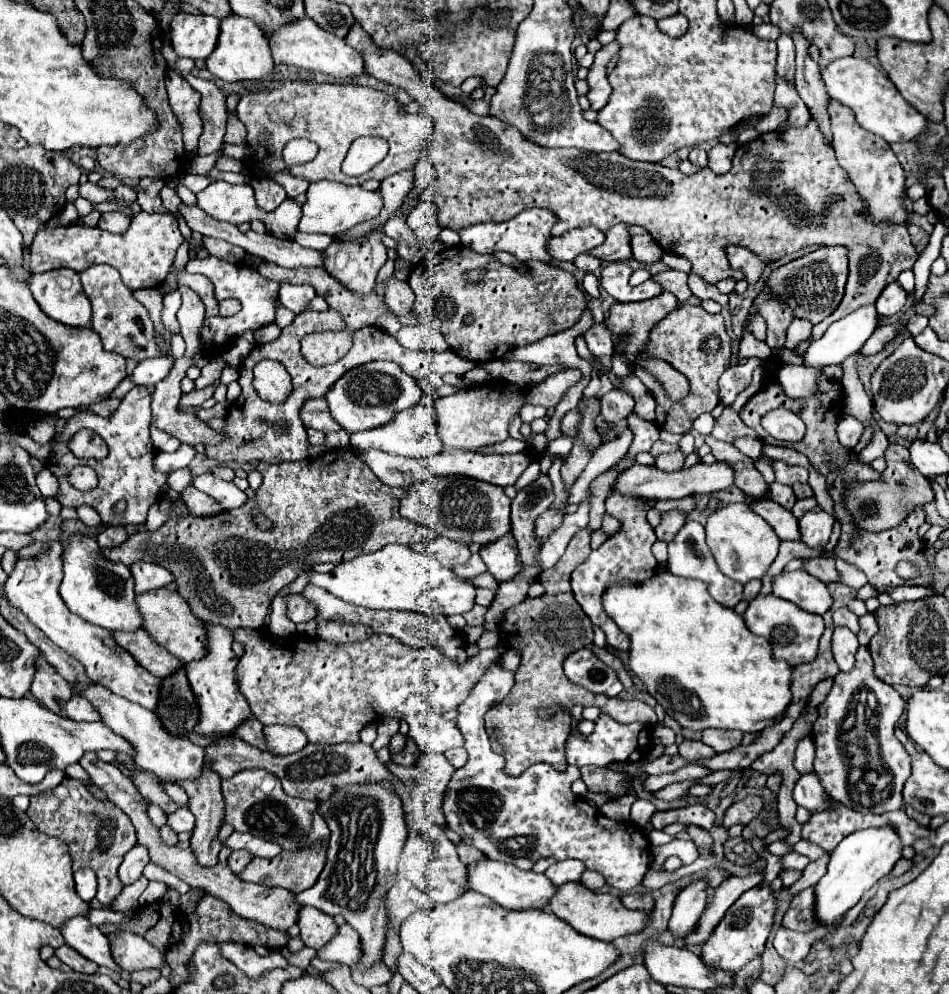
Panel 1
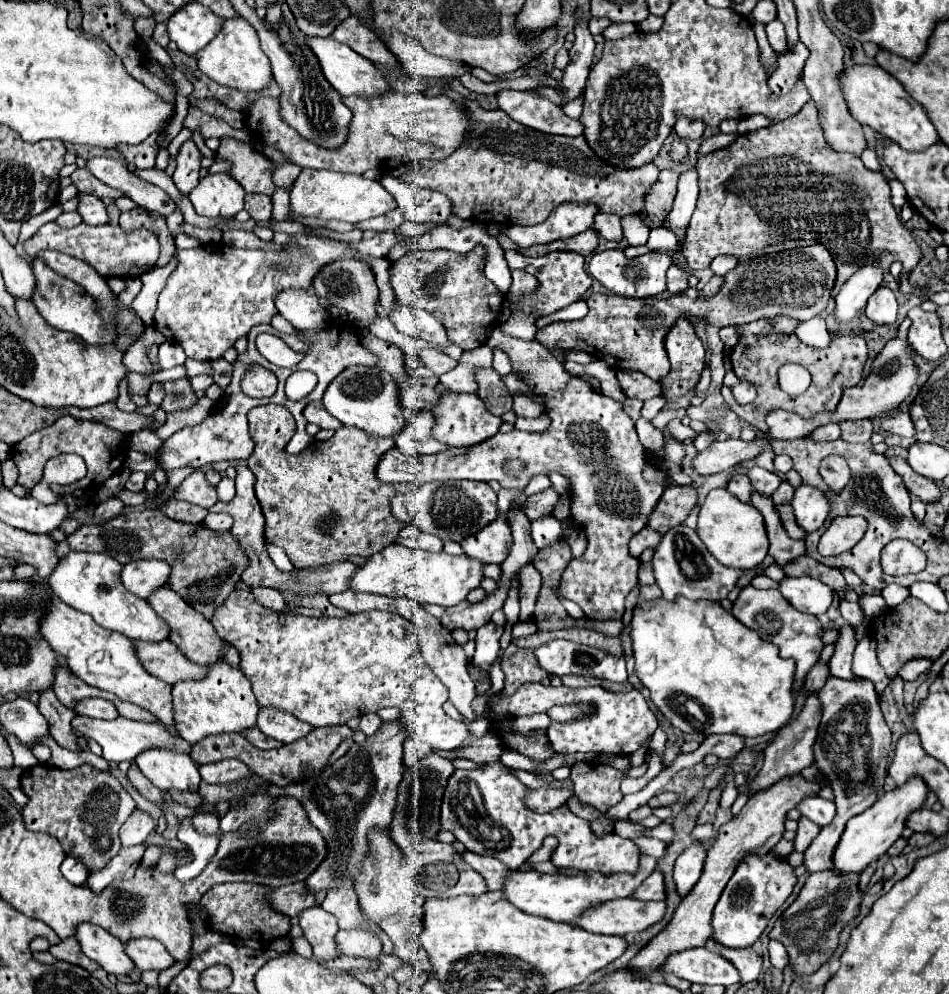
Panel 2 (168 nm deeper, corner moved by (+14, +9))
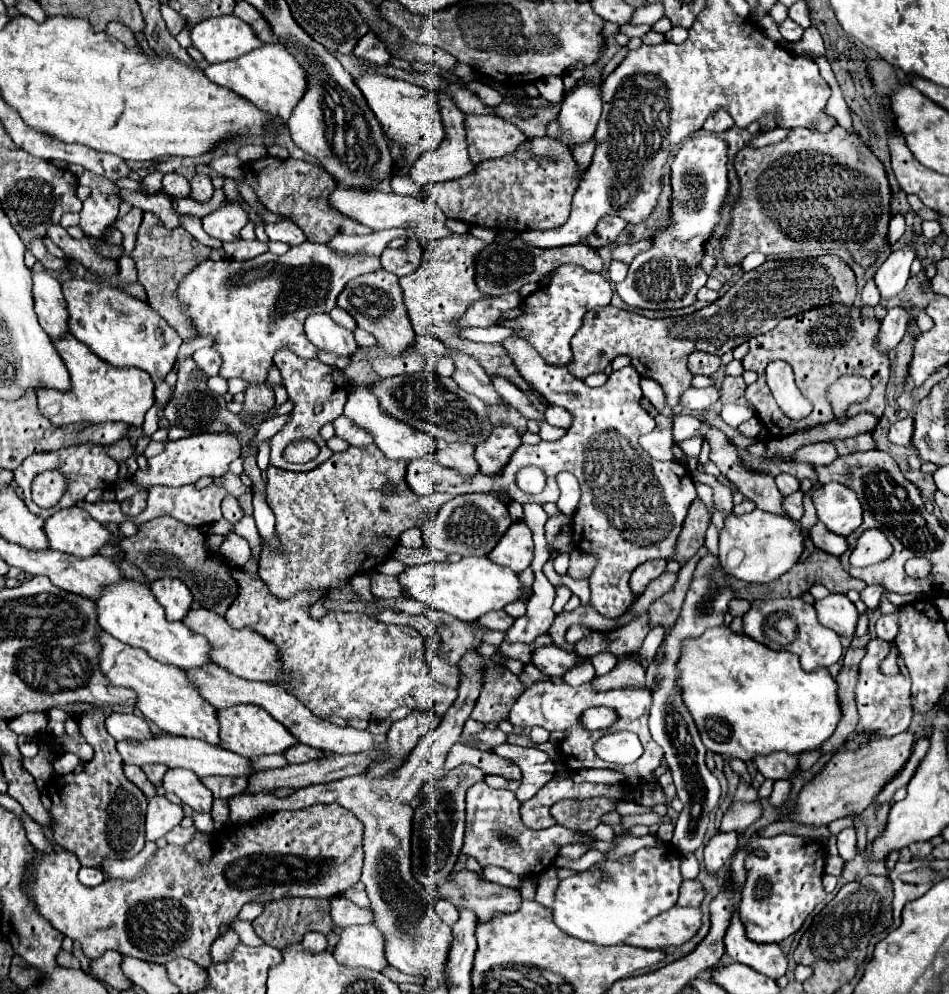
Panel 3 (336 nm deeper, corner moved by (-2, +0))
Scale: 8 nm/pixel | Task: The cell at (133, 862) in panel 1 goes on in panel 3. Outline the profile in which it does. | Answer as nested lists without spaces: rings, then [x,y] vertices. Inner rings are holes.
[[[154,796],[148,800],[146,812],[146,840],[156,842],[174,826],[178,826],[184,818],[182,806],[170,802],[166,796]]]

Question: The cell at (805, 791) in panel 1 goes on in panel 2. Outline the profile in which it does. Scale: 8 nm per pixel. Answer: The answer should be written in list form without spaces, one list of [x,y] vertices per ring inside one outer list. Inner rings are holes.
[[[806,795],[798,805],[796,809],[808,817],[810,821],[814,821],[818,827],[824,827],[828,825],[834,815],[836,815],[836,807],[834,807],[834,801],[826,801],[822,799],[820,795]]]

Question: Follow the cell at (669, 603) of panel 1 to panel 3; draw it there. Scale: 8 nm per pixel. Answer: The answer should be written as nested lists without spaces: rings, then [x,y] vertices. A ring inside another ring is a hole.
[[[728,626],[710,628],[698,640],[686,640],[678,668],[682,696],[692,712],[692,718],[696,720],[704,746],[712,752],[740,758],[748,766],[750,774],[754,774],[756,756],[766,756],[772,752],[788,752],[798,756],[808,750],[820,750],[820,746],[834,734],[842,718],[838,684],[830,676],[828,668],[822,666],[814,668],[812,672],[804,672],[796,654],[764,648],[744,634],[734,634]]]

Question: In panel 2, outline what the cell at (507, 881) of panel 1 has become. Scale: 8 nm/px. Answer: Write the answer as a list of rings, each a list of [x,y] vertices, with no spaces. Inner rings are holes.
[[[642,857],[640,859],[640,871],[632,875],[598,875],[594,871],[584,873],[556,873],[546,875],[538,871],[510,871],[502,885],[502,895],[520,911],[548,917],[552,921],[572,923],[584,909],[598,901],[608,901],[616,897],[630,897],[632,891],[654,871],[656,859],[654,857]]]

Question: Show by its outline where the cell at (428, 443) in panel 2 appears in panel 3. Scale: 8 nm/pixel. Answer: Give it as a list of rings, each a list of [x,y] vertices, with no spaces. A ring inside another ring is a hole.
[[[438,440],[436,460],[452,470],[458,470],[460,476],[476,476],[478,462],[474,460],[474,448],[470,444],[444,444]]]

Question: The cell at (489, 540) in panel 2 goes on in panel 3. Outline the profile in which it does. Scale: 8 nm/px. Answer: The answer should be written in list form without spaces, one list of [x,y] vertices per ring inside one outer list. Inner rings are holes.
[[[516,522],[508,528],[508,532],[500,538],[496,548],[488,554],[488,558],[500,566],[508,566],[514,572],[522,572],[530,566],[534,552],[532,532],[524,522]]]

